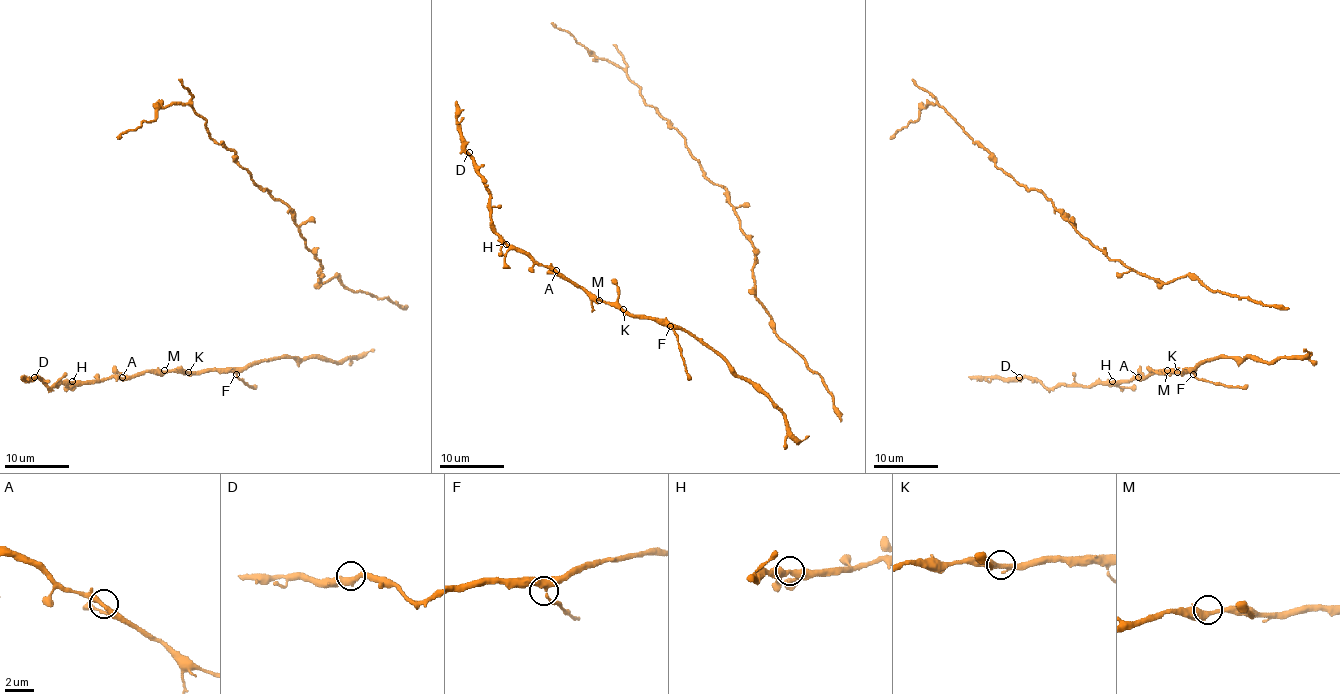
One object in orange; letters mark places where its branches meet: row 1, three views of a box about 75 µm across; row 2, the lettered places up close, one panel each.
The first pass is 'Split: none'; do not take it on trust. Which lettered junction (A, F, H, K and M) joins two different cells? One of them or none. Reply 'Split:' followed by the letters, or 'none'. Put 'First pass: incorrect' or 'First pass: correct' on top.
First pass: correct
Split: none

